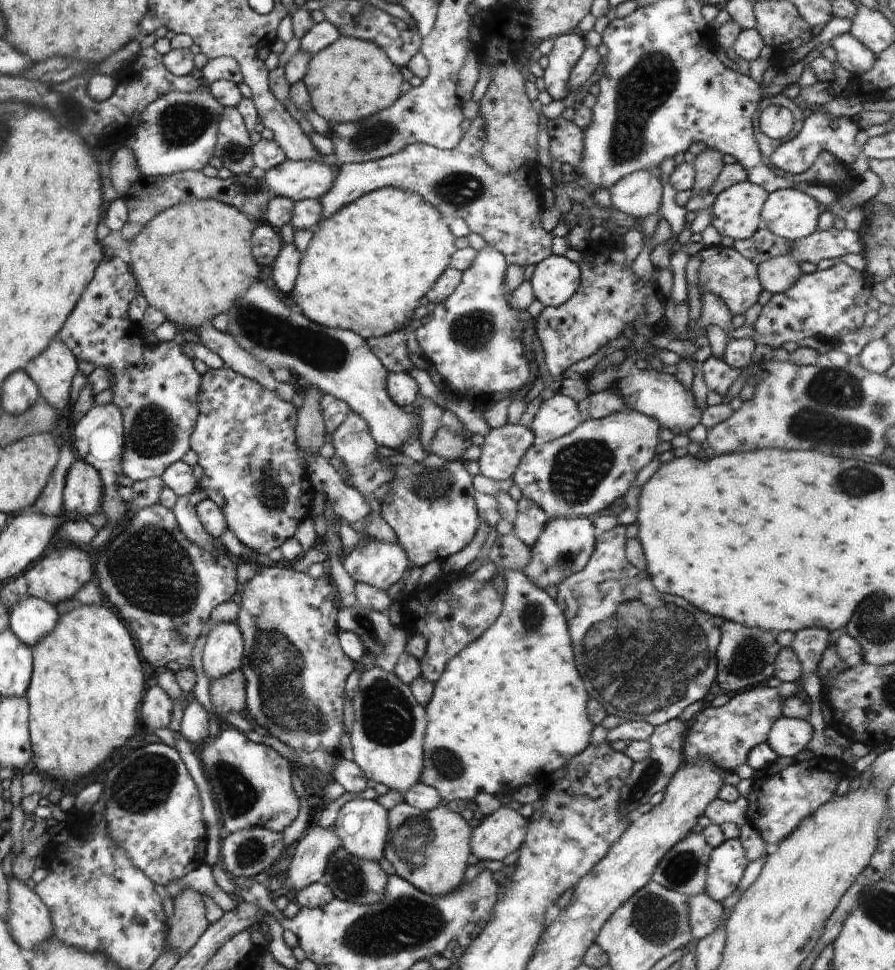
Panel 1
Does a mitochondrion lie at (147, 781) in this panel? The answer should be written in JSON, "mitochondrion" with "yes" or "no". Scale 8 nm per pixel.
{"mitochondrion":"yes"}

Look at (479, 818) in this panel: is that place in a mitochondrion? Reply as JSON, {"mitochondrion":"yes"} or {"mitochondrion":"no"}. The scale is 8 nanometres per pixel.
{"mitochondrion":"no"}

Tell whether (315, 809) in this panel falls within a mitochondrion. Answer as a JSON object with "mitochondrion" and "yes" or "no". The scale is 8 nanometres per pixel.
{"mitochondrion":"no"}

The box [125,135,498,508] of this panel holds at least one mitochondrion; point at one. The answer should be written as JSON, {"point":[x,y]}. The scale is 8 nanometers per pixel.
{"point":[270,331]}

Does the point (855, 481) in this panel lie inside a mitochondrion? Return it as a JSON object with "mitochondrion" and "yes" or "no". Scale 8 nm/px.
{"mitochondrion":"yes"}

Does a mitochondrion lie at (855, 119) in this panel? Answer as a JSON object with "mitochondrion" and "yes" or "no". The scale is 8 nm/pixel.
{"mitochondrion":"no"}

